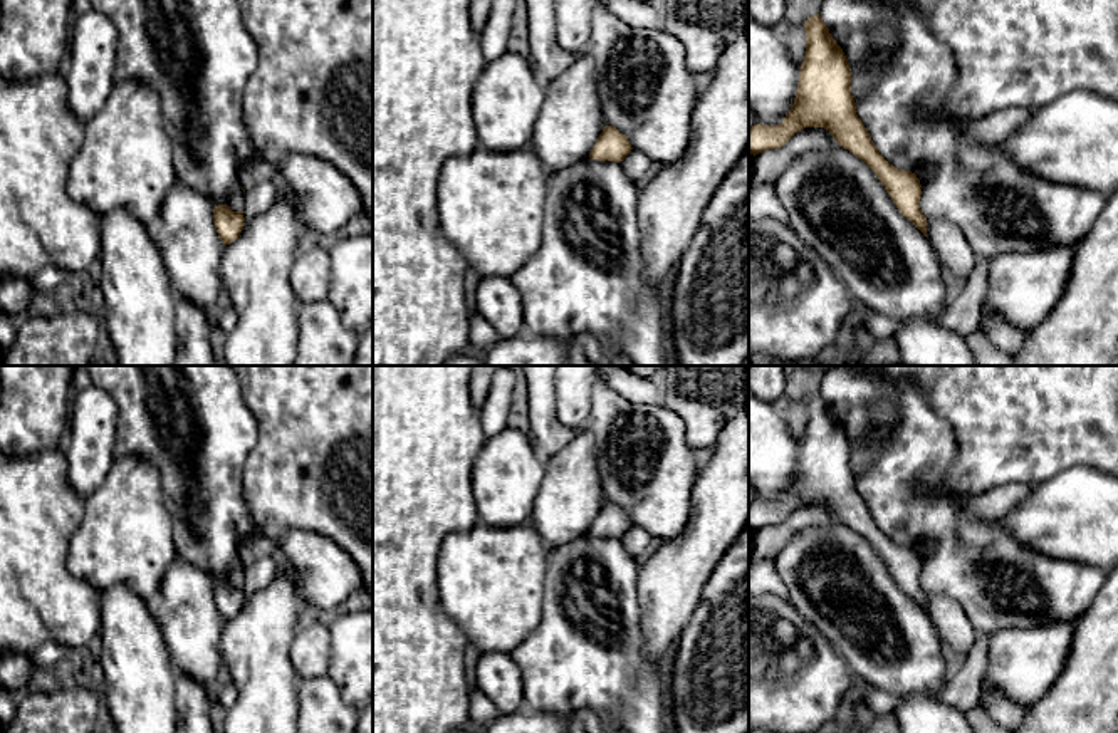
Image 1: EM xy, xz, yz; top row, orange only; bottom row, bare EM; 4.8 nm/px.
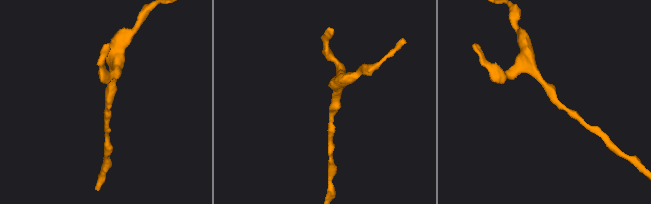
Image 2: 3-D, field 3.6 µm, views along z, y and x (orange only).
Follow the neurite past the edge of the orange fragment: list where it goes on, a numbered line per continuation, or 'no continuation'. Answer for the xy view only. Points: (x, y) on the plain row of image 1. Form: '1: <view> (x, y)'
no continuation

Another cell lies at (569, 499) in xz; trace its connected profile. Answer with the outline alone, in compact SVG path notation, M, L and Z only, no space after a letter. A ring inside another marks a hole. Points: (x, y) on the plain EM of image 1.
M583 426L574 439L546 463L530 518L552 548L589 533L604 502L596 441Z

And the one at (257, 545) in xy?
M255 528L240 545L240 562L247 567L264 557L279 557L279 543Z

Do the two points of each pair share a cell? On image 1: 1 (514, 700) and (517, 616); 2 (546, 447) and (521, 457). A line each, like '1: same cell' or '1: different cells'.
1: different cells
2: different cells

